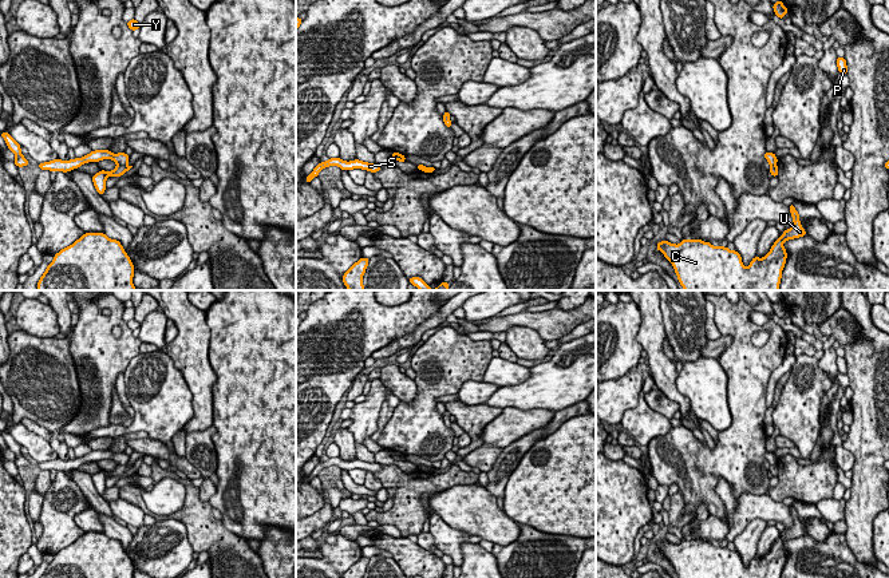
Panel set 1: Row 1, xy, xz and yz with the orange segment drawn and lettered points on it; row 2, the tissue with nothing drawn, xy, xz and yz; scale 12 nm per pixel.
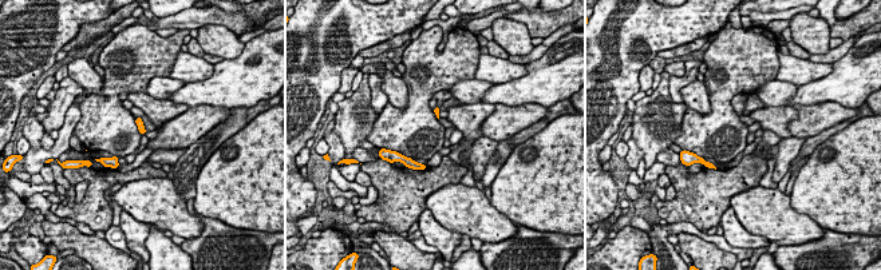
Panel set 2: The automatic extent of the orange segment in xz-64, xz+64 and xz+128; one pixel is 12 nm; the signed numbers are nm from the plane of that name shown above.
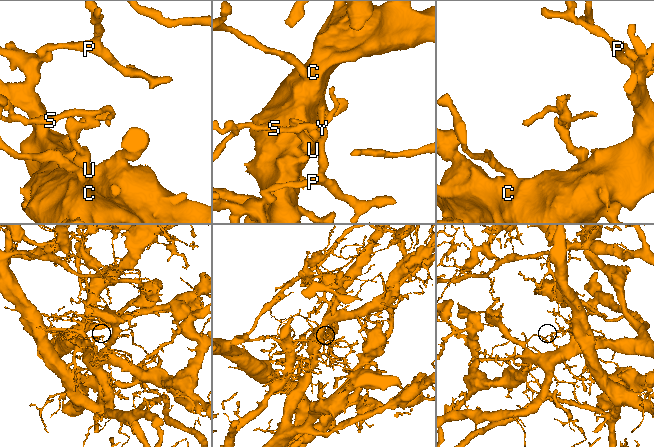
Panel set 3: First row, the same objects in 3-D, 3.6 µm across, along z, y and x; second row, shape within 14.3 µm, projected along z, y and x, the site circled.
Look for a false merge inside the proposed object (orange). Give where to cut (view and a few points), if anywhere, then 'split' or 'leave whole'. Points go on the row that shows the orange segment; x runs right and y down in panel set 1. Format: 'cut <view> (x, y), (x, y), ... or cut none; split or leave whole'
cut xy (118, 163), (125, 166); split

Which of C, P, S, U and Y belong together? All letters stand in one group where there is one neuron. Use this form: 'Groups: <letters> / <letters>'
Groups: C P U Y / S

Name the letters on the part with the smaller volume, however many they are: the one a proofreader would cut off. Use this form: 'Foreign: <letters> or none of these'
Foreign: S

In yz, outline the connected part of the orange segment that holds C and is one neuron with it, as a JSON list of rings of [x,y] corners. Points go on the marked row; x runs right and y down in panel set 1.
[[[793,205],[790,213],[793,227],[777,238],[763,258],[755,256],[748,268],[736,250],[716,248],[699,238],[681,239],[679,245],[660,241],[656,250],[672,264],[684,290],[779,290],[787,258],[783,242],[807,234]]]

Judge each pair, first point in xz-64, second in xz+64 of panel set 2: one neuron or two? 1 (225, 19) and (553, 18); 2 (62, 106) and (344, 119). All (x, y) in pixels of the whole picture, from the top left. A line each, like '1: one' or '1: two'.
1: one
2: one

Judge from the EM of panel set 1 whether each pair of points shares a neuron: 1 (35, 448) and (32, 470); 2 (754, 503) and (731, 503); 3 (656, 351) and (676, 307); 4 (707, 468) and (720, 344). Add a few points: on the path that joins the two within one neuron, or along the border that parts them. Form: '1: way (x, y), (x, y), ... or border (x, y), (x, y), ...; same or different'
1: border (28, 454), (38, 463); different
2: way (747, 507), (742, 511), (733, 510); same
3: border (659, 304), (663, 312), (663, 329), (666, 335); different
4: border (730, 335), (731, 343), (716, 357); different

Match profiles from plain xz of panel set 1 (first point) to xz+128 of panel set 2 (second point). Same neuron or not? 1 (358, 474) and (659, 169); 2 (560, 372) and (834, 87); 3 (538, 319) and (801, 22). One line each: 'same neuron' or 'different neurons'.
1: same neuron
2: same neuron
3: different neurons

